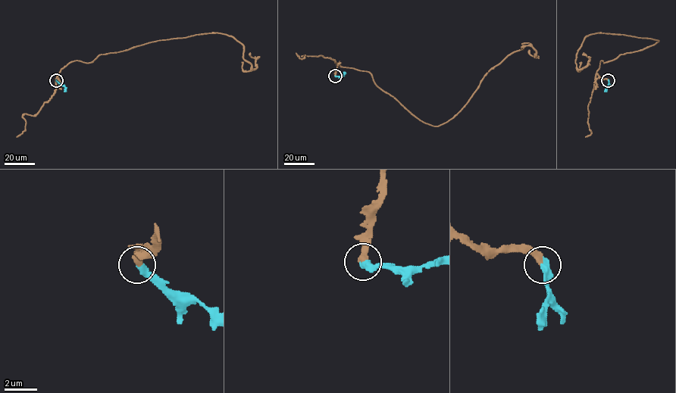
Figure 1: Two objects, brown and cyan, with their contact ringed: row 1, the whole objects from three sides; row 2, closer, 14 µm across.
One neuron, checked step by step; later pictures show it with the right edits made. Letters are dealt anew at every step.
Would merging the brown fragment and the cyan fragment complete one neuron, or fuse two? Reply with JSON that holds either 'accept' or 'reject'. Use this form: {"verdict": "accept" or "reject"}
{"verdict": "accept"}

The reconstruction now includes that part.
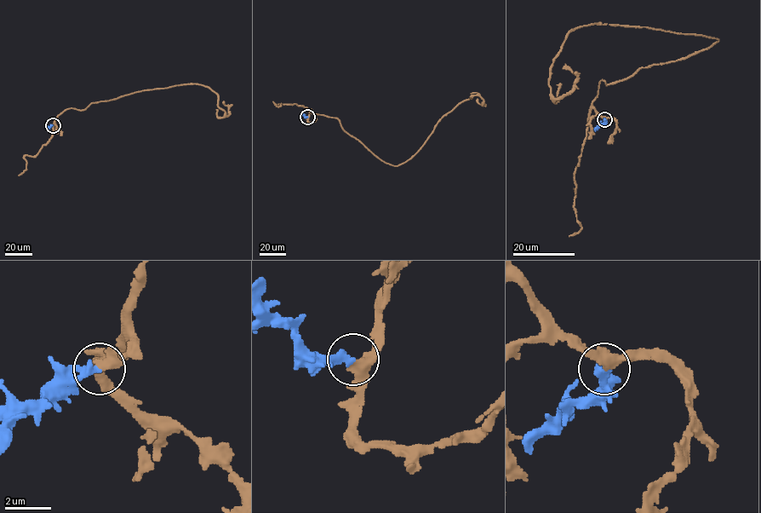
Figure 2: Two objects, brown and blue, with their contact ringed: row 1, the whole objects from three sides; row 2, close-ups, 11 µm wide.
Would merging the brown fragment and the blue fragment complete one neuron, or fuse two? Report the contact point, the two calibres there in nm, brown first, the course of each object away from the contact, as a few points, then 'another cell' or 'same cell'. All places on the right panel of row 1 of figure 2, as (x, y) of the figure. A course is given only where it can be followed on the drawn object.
at (604, 119); 360 nm thick on the brown side, 360 nm on the other; brown runs (605, 119), (592, 105), (601, 80), (718, 39), (592, 24), (552, 63), (556, 99), (577, 77), (563, 67); blue runs (605, 119), (595, 131); same cell

